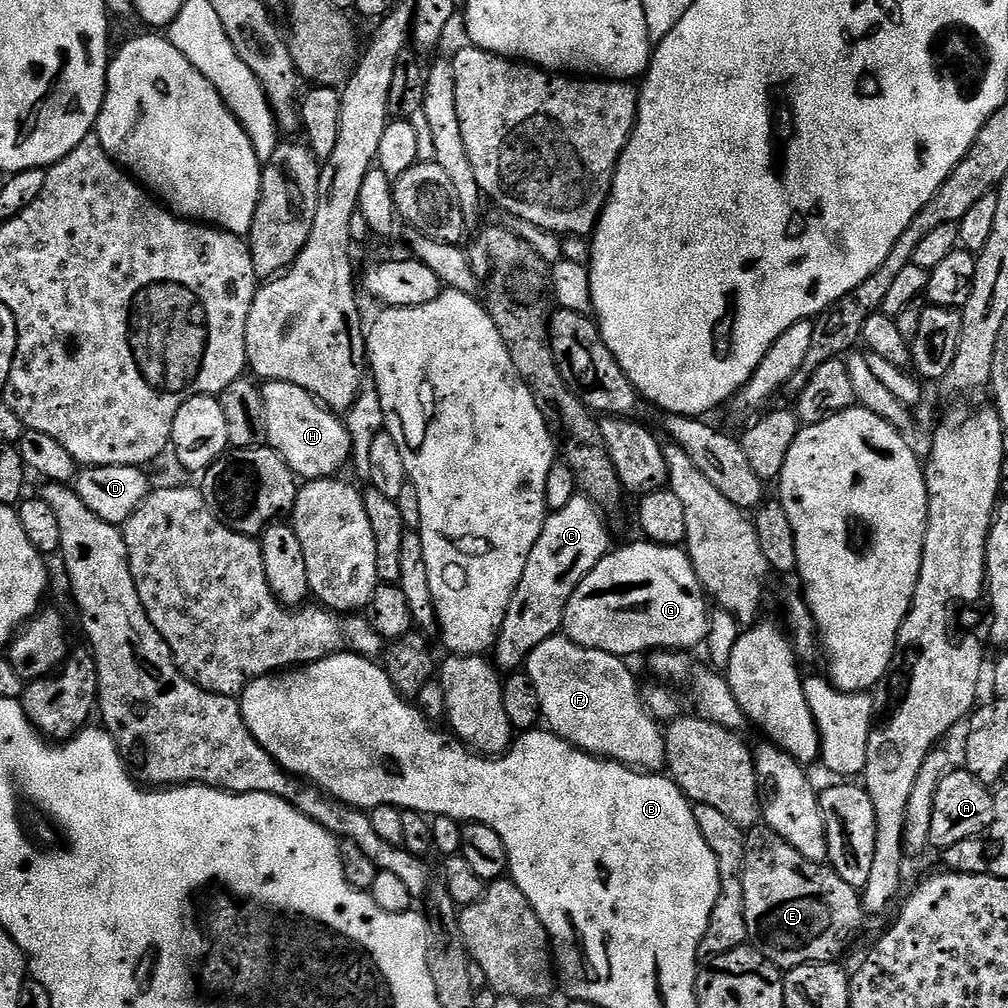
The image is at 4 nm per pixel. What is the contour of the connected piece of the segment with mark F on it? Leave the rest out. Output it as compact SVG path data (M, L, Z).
M557 634L546 638L546 642L542 642L538 646L534 646L534 650L528 656L526 665L526 674L530 678L530 682L534 682L534 690L538 690L538 702L540 703L540 714L543 723L547 725L551 731L555 732L557 736L562 737L563 740L568 740L576 748L580 748L584 752L589 752L592 756L598 756L605 760L616 760L619 764L627 764L635 766L637 769L645 772L659 773L666 764L666 746L664 745L664 733L661 725L658 723L655 716L644 707L644 697L642 695L642 688L636 685L636 680L632 677L632 672L627 668L625 661L621 657L614 654L606 654L597 648L583 648L569 640L563 634Z

